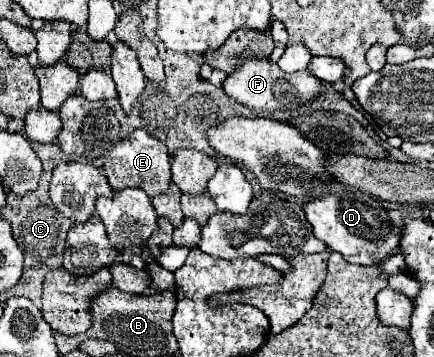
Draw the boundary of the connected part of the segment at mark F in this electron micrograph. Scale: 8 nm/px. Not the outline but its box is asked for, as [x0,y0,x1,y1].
[224,57,322,111]

